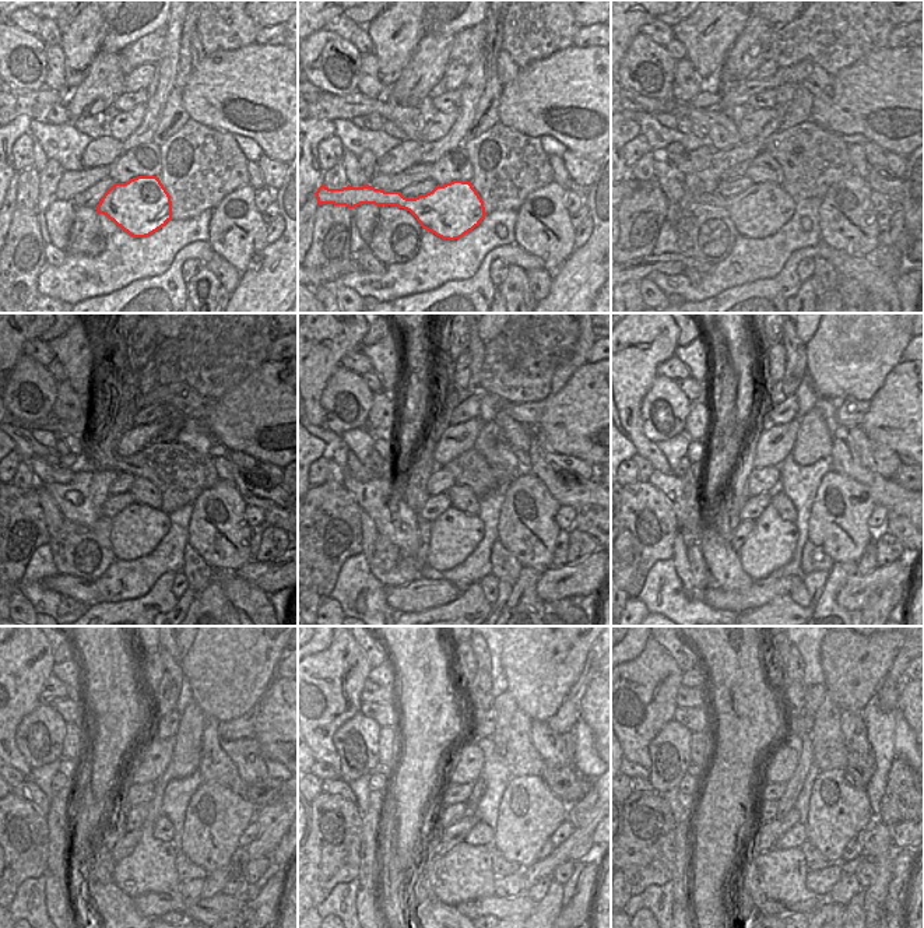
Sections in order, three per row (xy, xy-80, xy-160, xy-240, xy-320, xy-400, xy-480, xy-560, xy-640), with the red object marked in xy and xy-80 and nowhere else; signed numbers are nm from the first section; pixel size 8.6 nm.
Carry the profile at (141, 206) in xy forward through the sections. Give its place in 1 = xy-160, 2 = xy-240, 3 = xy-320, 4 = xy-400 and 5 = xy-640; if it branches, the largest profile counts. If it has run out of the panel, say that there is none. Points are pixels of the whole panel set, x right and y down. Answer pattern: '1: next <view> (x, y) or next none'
1: next xy-160 (759, 213)
2: next xy-240 (136, 531)
3: next xy-320 (455, 534)
4: next xy-400 (770, 545)
5: next xy-640 (775, 881)

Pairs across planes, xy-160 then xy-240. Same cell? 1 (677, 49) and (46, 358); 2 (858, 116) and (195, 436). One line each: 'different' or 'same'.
1: different
2: different

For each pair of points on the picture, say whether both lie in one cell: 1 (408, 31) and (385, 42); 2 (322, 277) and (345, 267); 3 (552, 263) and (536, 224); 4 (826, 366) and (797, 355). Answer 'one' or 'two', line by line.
1: one
2: one
3: one
4: two

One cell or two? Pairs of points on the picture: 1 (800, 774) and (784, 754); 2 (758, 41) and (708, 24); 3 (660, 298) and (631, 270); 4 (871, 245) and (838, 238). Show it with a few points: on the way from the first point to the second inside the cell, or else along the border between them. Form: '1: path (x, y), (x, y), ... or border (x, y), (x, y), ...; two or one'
1: border (798, 754), (796, 770), (784, 783); two
2: border (752, 16), (722, 63); two
3: border (650, 278), (642, 280), (638, 284); two
4: path (863, 241), (846, 239); one

